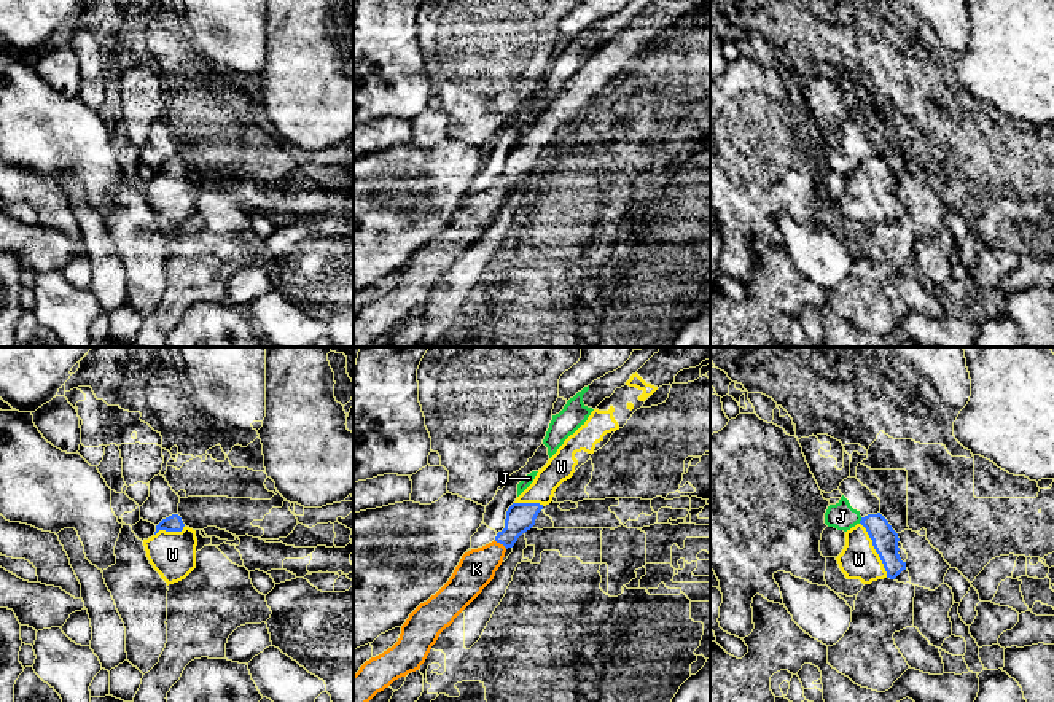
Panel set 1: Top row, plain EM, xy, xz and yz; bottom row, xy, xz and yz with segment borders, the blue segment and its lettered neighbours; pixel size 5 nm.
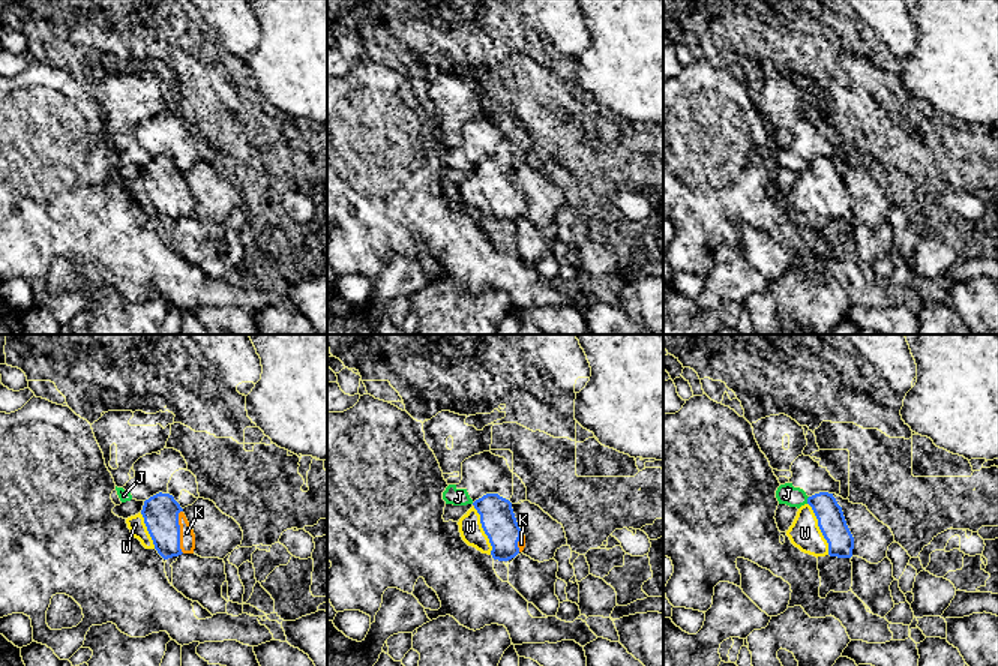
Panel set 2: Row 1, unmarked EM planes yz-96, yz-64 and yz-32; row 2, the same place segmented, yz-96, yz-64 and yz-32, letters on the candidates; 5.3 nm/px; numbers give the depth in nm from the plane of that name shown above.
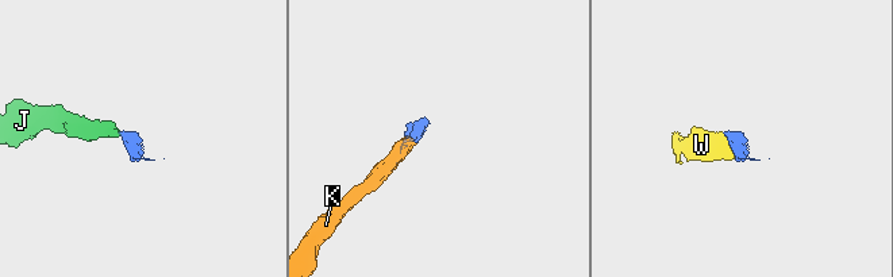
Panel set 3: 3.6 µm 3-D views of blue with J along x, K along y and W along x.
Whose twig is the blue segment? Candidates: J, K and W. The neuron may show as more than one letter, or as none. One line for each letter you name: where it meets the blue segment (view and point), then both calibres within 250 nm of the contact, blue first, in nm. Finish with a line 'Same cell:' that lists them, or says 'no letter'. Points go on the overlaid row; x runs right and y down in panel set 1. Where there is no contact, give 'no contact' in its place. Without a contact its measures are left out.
K: meets blue in xz at (500, 543); 140 nm thick on the blue side, 190 nm on the other
W: meets blue in yz at (874, 548); 130 nm thick on the blue side, 190 nm on the other
Same cell: K, W

